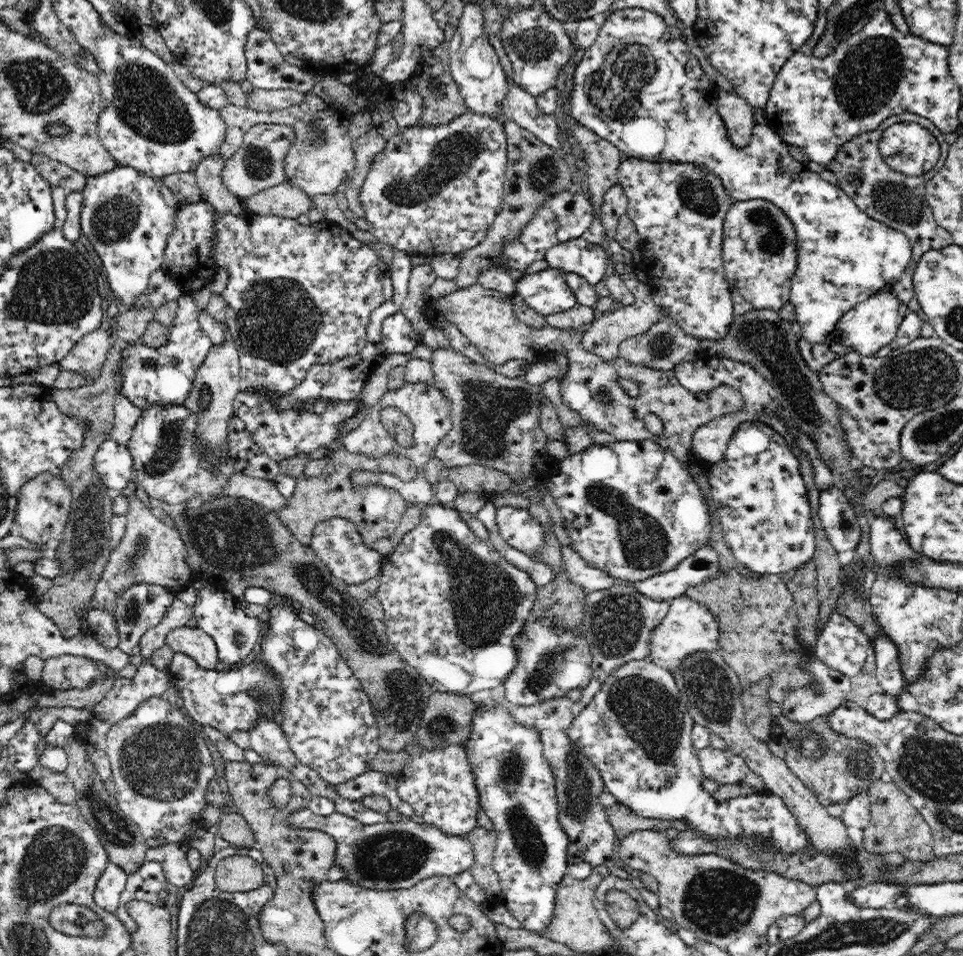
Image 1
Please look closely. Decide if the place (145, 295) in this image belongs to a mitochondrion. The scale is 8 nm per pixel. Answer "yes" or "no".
no

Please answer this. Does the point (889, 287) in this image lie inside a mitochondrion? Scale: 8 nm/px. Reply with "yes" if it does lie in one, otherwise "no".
no

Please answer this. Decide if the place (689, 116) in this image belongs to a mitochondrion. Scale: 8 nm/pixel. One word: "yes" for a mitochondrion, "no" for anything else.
no

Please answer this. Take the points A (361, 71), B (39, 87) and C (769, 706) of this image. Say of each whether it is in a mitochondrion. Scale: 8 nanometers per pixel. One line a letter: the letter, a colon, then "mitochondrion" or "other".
A: other
B: mitochondrion
C: other

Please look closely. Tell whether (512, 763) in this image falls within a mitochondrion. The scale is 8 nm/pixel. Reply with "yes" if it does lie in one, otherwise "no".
yes

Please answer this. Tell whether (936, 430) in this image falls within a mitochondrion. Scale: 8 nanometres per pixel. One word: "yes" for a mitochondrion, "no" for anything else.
yes

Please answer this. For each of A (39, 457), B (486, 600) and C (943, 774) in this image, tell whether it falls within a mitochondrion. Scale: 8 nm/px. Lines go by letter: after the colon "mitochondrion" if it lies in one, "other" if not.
A: other
B: mitochondrion
C: mitochondrion

